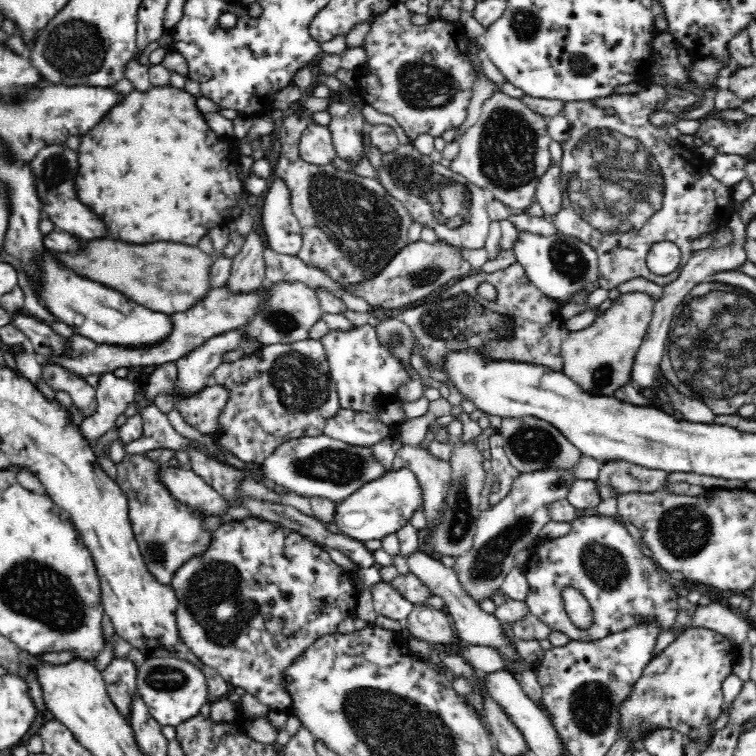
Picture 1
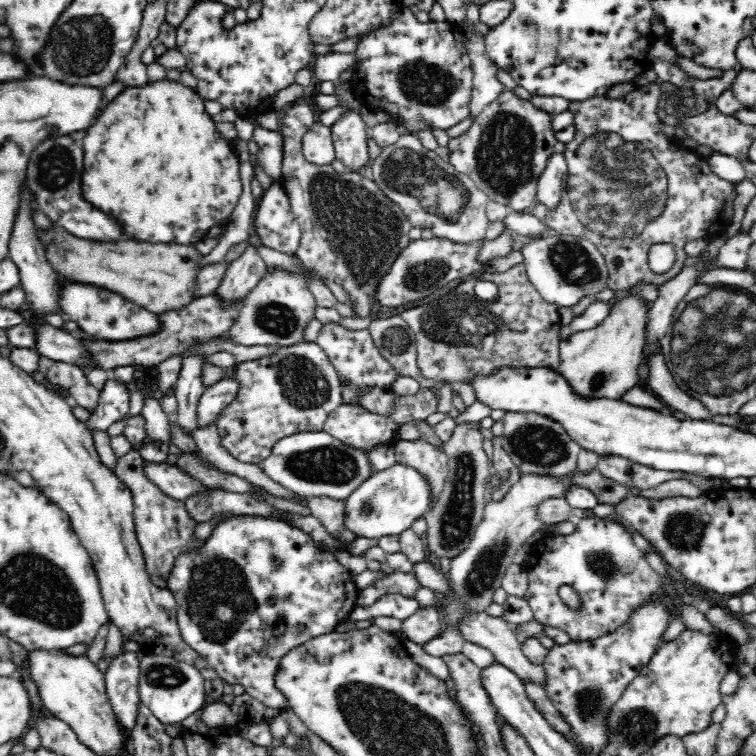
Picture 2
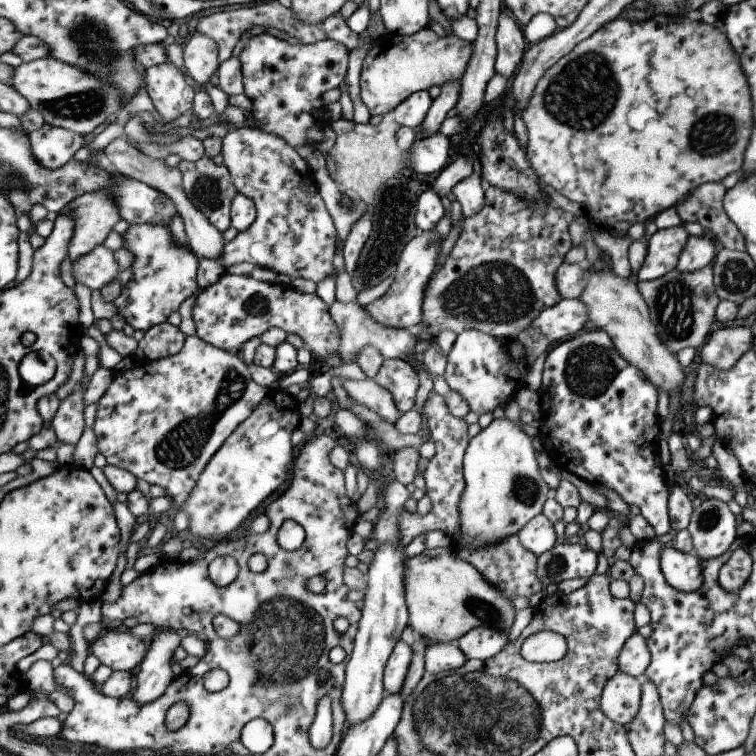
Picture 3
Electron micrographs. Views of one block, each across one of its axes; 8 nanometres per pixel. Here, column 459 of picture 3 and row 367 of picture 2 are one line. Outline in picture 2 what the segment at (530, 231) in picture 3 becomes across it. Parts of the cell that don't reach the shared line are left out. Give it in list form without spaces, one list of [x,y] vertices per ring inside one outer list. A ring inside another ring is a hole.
[[[316,342],[278,346],[270,356],[236,362],[224,378],[238,382],[238,396],[220,412],[216,428],[222,446],[238,460],[248,464],[264,462],[274,444],[298,432],[324,432],[330,414],[342,406],[342,388],[328,360]]]

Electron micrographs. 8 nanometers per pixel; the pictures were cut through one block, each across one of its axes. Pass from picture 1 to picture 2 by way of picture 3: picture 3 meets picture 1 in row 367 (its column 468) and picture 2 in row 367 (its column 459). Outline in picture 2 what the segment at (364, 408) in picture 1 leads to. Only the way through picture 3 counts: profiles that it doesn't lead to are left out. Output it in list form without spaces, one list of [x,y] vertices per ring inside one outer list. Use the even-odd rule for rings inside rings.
[[[324,324],[320,336],[316,338],[316,344],[328,354],[328,360],[332,362],[332,368],[336,370],[336,376],[340,380],[342,388],[342,404],[350,406],[362,406],[362,396],[366,390],[382,388],[386,392],[392,392],[394,382],[398,376],[402,376],[382,354],[380,348],[374,344],[374,338],[370,336],[370,330],[348,330],[340,324]]]

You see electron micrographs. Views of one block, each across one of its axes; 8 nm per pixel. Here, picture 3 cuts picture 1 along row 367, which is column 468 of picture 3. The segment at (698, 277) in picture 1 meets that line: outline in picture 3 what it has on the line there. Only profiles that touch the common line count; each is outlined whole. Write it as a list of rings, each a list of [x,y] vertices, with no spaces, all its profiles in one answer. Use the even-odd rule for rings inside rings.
[[[475,628],[455,642],[467,660],[487,662],[505,648],[505,634],[491,628]]]

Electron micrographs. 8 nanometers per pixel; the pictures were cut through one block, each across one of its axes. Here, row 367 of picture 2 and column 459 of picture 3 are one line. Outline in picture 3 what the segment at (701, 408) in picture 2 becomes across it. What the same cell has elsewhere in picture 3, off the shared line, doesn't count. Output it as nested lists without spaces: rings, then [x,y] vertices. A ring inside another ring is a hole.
[[[429,642],[427,650],[425,650],[425,672],[443,672],[443,670],[453,670],[459,668],[461,664],[465,664],[465,654],[461,652],[461,648],[451,642],[451,644],[443,644],[443,642]]]

